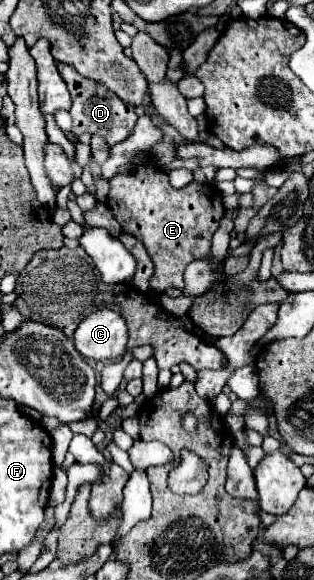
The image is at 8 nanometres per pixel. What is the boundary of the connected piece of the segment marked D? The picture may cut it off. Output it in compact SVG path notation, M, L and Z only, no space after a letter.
M55 60L55 64L57 64L57 70L59 70L61 78L65 80L67 88L71 92L71 98L73 98L73 108L69 110L69 114L73 118L71 132L77 134L77 136L81 136L83 132L87 132L87 134L99 134L99 136L105 138L105 142L109 146L125 140L131 134L133 126L135 126L135 120L131 120L131 116L135 116L135 108L131 104L125 104L119 96L115 96L113 92L109 92L99 82L83 78L73 66L57 62L57 60Z

